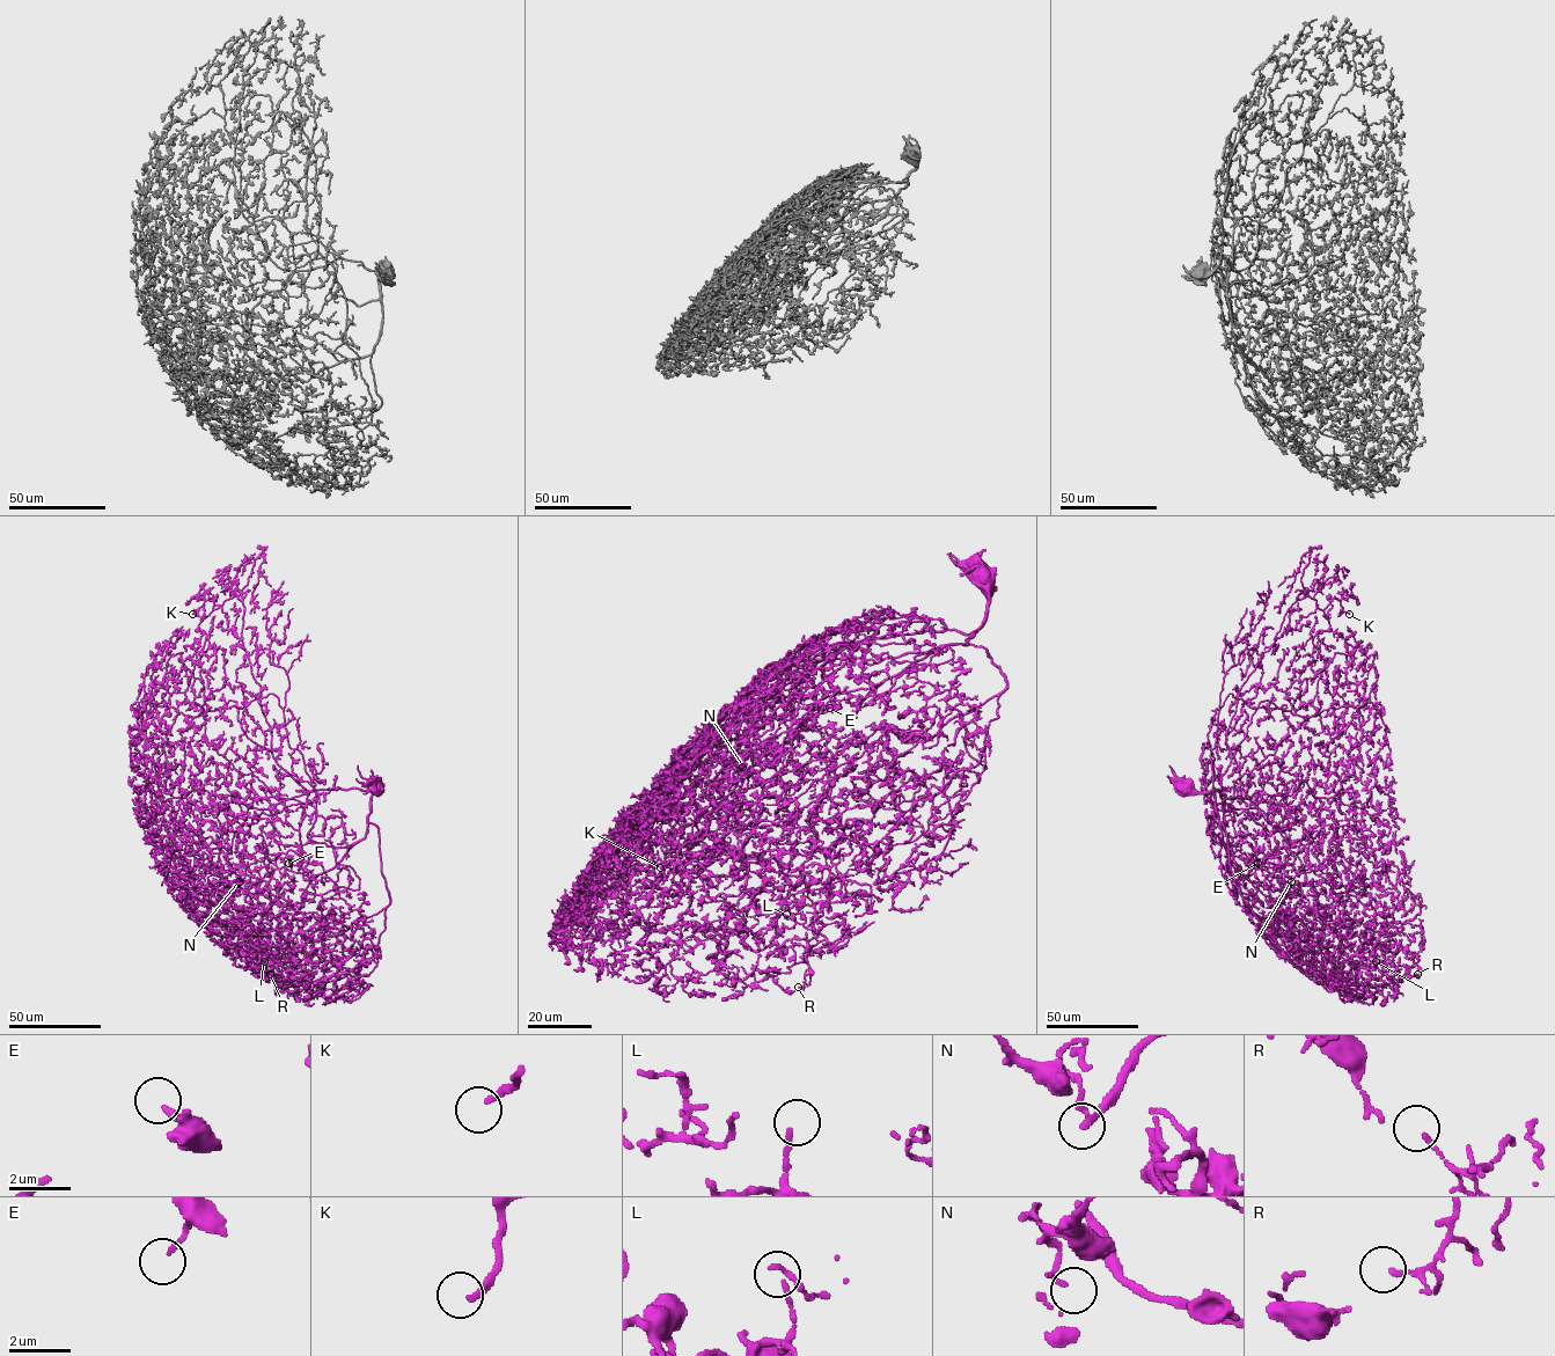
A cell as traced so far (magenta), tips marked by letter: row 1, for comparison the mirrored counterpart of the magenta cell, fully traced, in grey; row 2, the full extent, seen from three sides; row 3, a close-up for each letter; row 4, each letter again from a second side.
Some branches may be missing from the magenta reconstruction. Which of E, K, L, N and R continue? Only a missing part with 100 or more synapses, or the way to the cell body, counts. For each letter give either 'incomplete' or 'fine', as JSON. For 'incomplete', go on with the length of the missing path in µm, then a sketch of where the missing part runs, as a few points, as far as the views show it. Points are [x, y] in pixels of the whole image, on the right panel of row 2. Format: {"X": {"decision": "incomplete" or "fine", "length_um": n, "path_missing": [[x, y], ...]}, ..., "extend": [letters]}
{"E": {"decision": "fine"}, "K": {"decision": "incomplete", "length_um": 30, "path_missing": [[1349, 614], [1364, 627], [1362, 637]]}, "L": {"decision": "fine"}, "N": {"decision": "fine"}, "R": {"decision": "fine"}, "extend": ["K"]}

